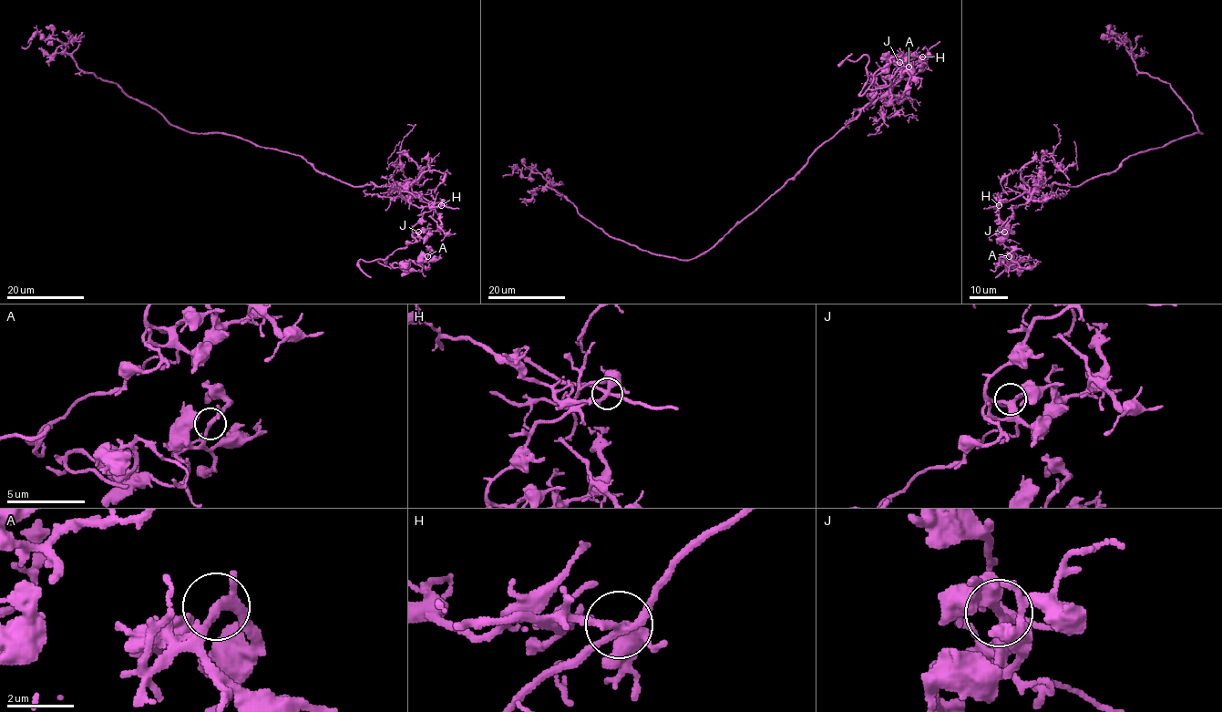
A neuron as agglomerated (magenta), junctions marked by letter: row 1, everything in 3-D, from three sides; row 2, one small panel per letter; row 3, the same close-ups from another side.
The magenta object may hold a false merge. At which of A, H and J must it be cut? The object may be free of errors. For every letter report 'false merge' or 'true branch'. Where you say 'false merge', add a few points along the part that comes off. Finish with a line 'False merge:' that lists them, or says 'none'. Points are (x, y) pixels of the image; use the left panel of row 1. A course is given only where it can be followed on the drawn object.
A: true branch
H: false merge; foreign part runs (441, 204), (412, 228), (415, 242), (378, 262), (407, 263), (417, 272), (420, 263), (428, 264), (421, 262)
J: true branch
False merge: H

